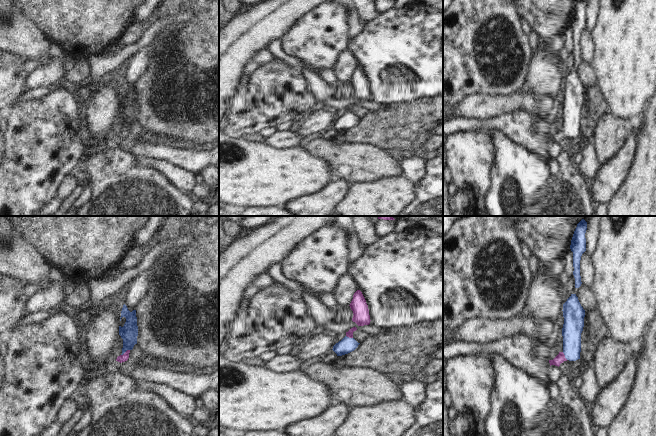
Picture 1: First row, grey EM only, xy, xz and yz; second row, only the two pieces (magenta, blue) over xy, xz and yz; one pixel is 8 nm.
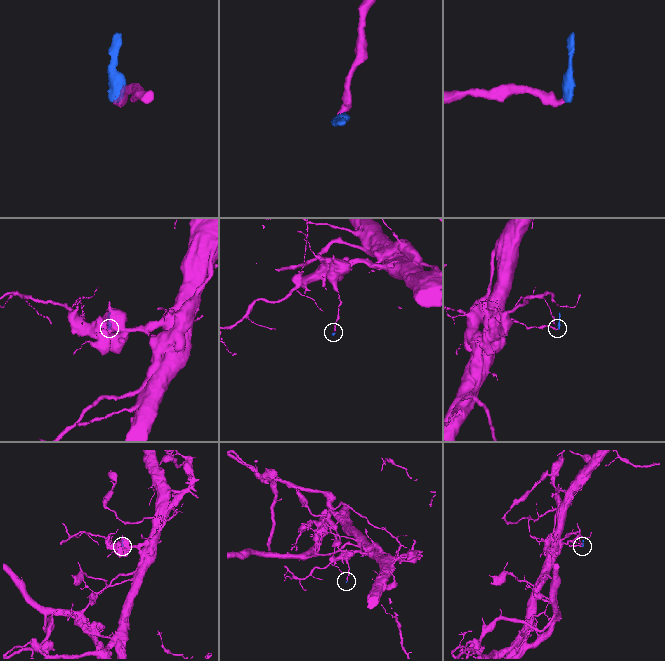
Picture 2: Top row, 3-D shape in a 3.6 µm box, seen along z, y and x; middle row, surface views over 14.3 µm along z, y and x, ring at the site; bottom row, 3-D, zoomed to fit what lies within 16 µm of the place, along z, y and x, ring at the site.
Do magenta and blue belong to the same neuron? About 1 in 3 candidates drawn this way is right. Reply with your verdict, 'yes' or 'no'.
yes

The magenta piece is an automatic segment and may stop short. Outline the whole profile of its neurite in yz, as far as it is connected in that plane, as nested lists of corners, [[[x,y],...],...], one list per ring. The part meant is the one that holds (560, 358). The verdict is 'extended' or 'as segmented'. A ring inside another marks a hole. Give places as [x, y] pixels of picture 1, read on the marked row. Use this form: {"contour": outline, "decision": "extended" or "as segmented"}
{"contour": [[[571,294],[563,304],[564,324],[562,328],[563,351],[549,360],[550,366],[560,366],[564,361],[580,359],[581,333],[584,327],[585,310],[581,306],[576,294]]], "decision": "extended"}

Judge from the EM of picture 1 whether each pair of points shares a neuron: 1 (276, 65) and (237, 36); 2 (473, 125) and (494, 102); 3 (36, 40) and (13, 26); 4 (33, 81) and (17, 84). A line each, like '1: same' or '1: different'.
1: different
2: different
3: same
4: different

